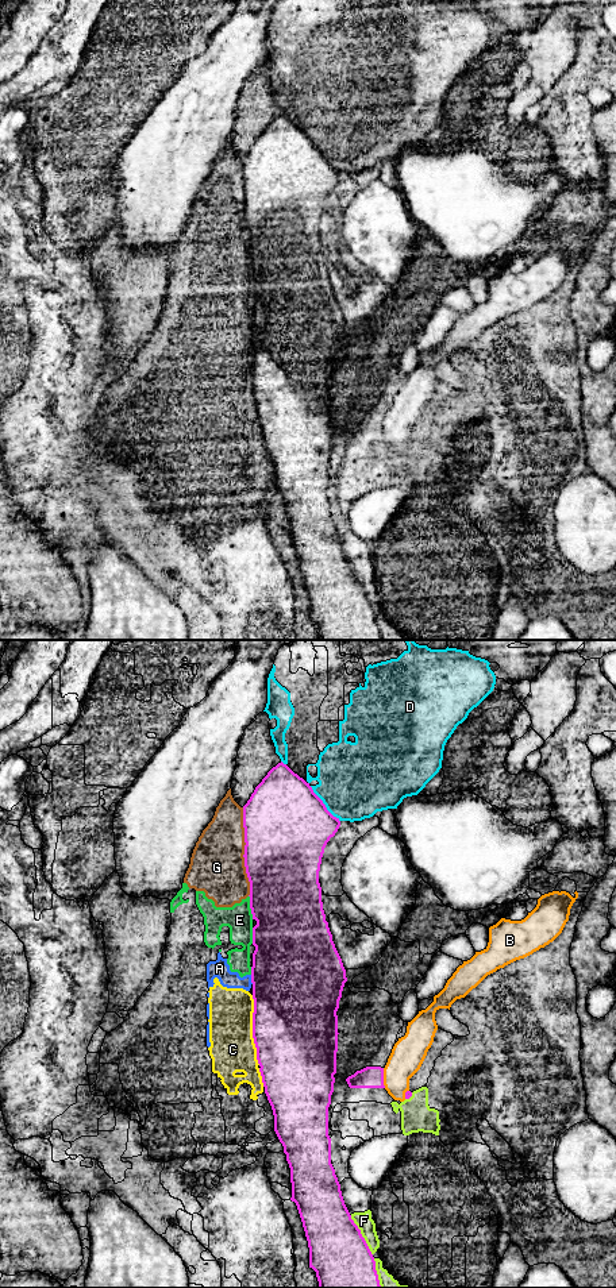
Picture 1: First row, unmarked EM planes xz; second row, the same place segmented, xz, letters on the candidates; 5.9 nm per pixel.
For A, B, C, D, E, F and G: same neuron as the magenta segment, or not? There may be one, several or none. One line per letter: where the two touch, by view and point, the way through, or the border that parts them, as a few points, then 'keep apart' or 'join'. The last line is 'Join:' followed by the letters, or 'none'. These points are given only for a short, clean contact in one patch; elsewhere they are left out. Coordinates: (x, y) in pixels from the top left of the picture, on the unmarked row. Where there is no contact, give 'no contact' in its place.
A: meets magenta in xz at (251, 331); border along xz (250, 327), (253, 335); keep apart
B: meets magenta in xz at (382, 430); border along xz (382, 420), (382, 436), (385, 439); keep apart
C: meets magenta in xz at (253, 382); keep apart
D: meets magenta in xz at (323, 155); keep apart
E: meets magenta in xz at (250, 259); keep apart
F: meets magenta in xz at (361, 587); keep apart
G: meets magenta in xz at (245, 204); keep apart
Join: none

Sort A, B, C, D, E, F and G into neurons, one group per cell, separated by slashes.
A C E G / B / D / F

